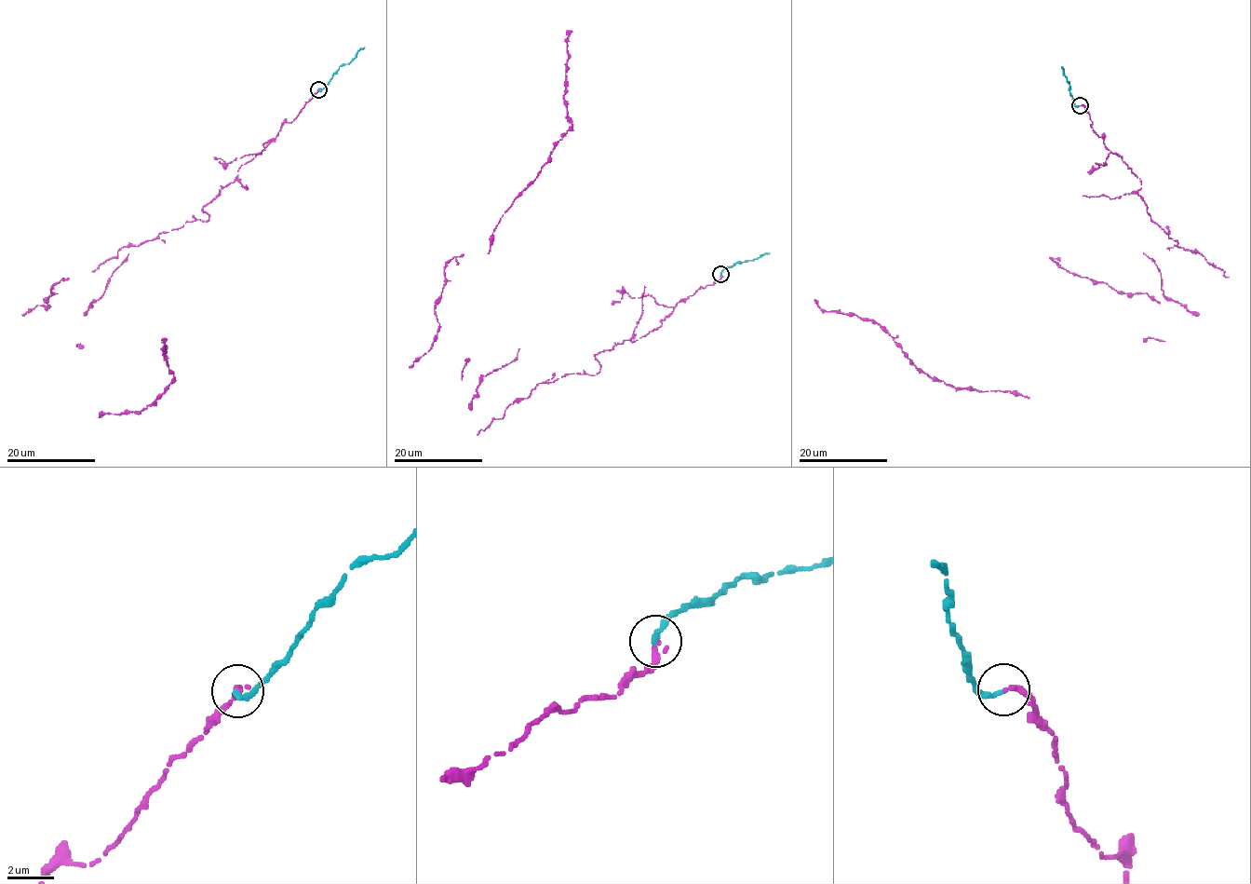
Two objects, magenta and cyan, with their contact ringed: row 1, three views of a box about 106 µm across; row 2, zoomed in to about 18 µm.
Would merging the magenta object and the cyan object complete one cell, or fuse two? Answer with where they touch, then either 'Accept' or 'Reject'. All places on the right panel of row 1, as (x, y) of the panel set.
Place: (1080, 105). Accept

